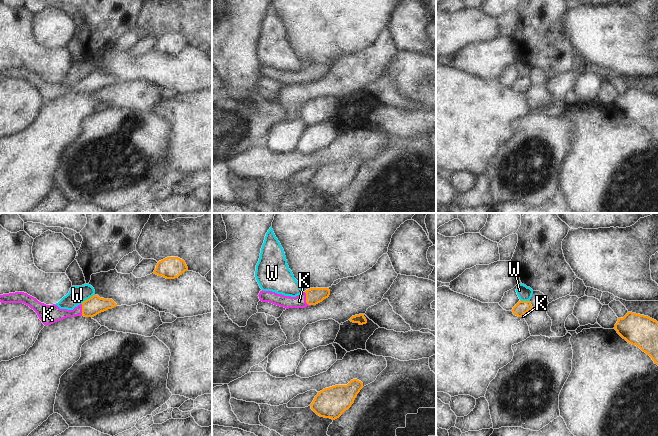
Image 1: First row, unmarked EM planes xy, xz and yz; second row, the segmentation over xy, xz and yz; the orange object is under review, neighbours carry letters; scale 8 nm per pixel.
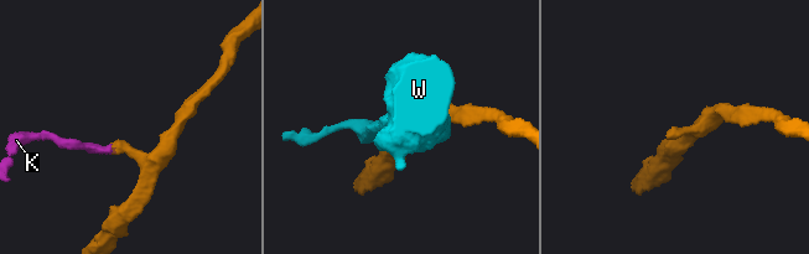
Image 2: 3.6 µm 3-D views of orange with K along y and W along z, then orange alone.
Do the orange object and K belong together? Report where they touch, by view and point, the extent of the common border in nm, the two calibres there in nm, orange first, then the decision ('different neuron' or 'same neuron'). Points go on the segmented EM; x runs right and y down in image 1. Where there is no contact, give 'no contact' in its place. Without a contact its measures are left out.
meets orange in xz at (306, 299); contact 120 nm long; 130 nm thick on the orange side, 100 nm on the other; same neuron

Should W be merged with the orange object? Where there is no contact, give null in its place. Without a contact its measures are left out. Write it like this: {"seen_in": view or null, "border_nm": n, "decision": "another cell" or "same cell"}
{"seen_in": "xy", "border_nm": 130, "decision": "another cell"}

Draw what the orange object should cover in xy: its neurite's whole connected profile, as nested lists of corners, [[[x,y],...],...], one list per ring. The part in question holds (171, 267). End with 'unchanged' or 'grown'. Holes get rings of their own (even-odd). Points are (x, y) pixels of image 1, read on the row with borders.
[[[167,257],[157,263],[153,273],[166,279],[175,279],[185,271],[188,271],[188,267],[184,260],[178,257]]]; unchanged

